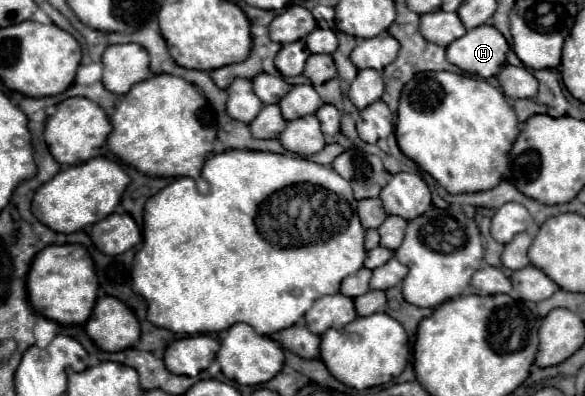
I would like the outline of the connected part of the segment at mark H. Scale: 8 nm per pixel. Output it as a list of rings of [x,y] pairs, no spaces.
[[[479,25],[447,47],[447,61],[487,79],[501,71],[507,51],[505,37],[493,25]]]

